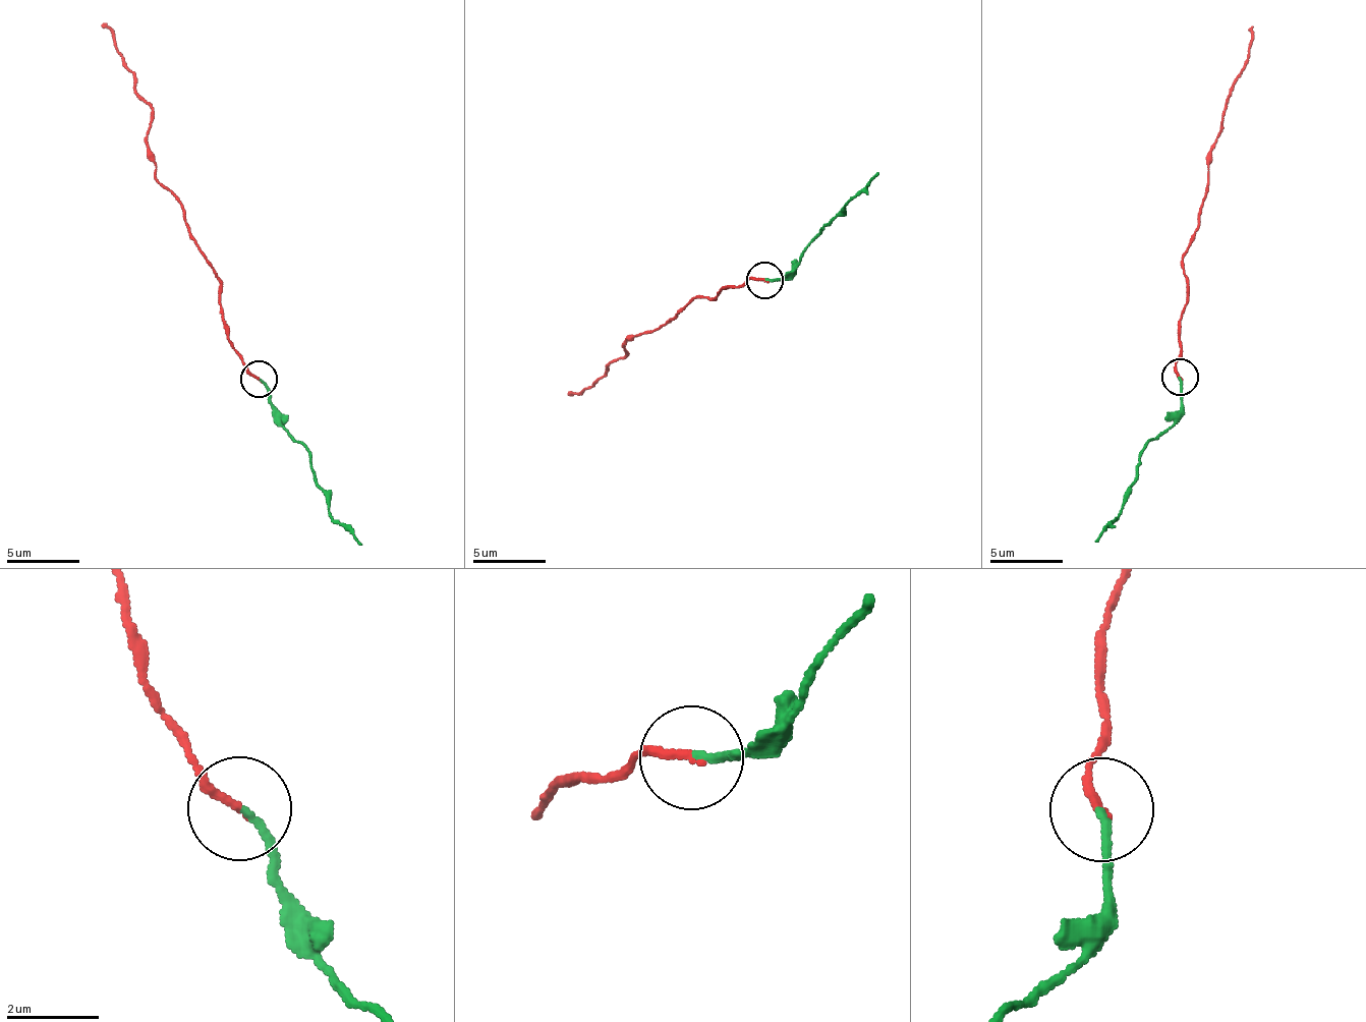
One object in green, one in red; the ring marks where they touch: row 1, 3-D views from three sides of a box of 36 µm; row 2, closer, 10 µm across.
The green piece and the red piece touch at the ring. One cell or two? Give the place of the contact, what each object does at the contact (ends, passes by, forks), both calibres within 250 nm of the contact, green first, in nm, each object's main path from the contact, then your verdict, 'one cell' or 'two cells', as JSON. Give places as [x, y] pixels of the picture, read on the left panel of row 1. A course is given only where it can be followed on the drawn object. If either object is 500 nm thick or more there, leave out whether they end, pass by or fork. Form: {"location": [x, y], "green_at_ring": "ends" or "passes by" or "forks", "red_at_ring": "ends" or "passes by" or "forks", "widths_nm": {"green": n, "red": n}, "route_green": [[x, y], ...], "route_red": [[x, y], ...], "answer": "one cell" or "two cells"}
{"location": [259, 379], "green_at_ring": "ends", "red_at_ring": "ends", "widths_nm": {"green": 160, "red": 180}, "route_green": [[258, 380], [269, 391], [272, 416], [311, 454], [311, 479], [330, 515], [363, 543]], "route_red": [[258, 380], [232, 347], [219, 278], [184, 220], [184, 206], [157, 180], [149, 148], [151, 108], [102, 22]], "answer": "one cell"}

